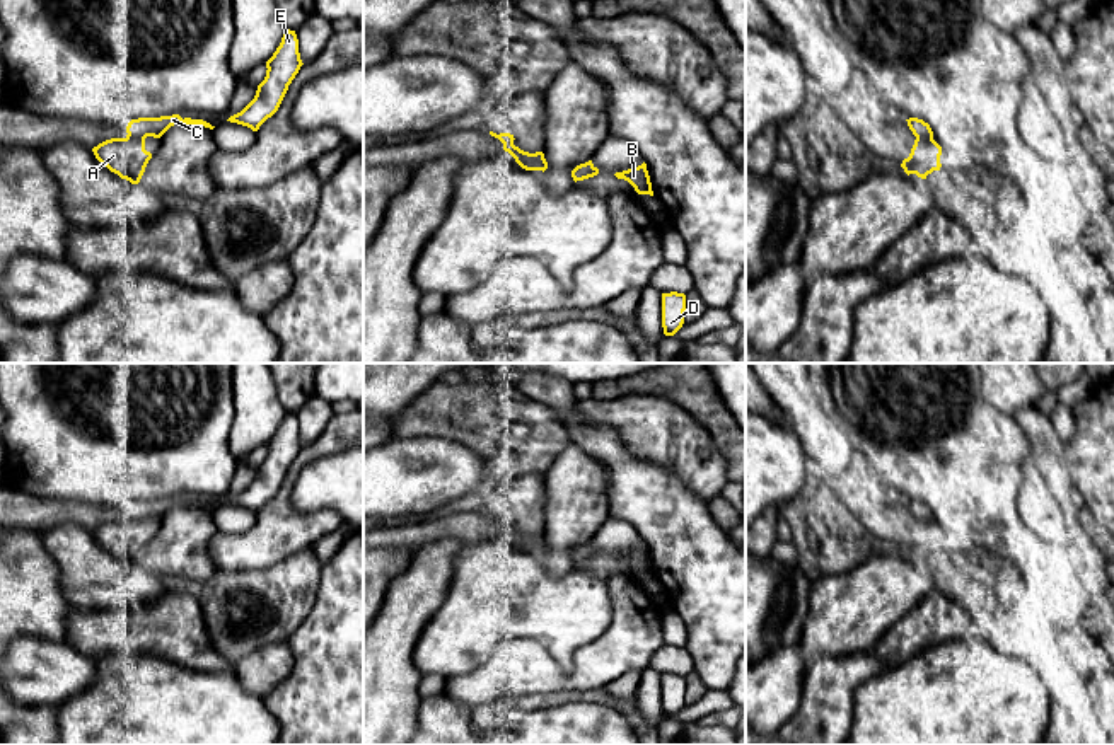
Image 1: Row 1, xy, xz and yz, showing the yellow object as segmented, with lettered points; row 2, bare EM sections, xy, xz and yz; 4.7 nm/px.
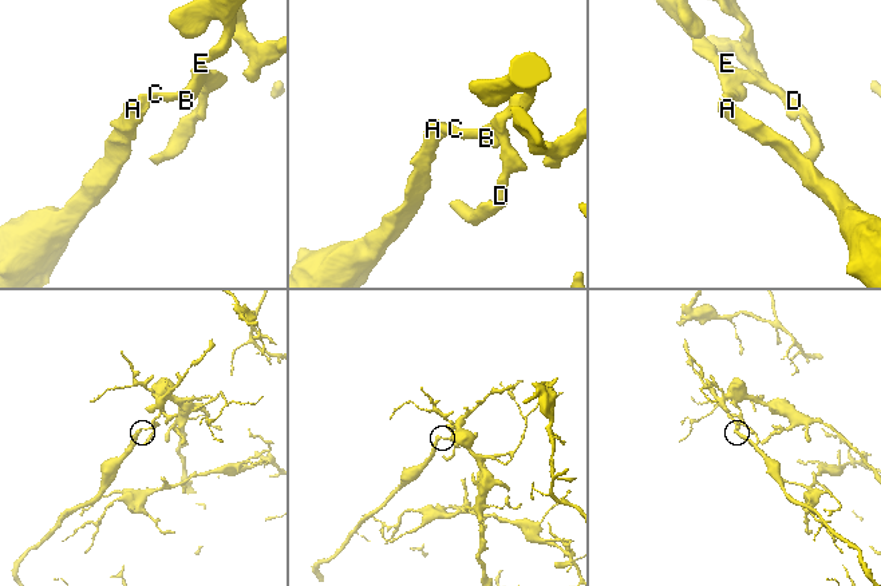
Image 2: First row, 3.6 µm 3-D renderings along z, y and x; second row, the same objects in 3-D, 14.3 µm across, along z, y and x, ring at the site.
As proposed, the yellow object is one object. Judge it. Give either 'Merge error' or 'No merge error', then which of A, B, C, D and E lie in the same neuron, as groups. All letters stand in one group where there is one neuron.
Merge error. Groups: A / B C D E

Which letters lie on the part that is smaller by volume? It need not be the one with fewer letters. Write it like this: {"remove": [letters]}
{"remove": ["A"]}

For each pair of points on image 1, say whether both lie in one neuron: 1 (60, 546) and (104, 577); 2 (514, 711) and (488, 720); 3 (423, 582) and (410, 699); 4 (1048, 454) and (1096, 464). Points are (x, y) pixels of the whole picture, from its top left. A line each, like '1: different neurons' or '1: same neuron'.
1: same neuron
2: same neuron
3: same neuron
4: different neurons

